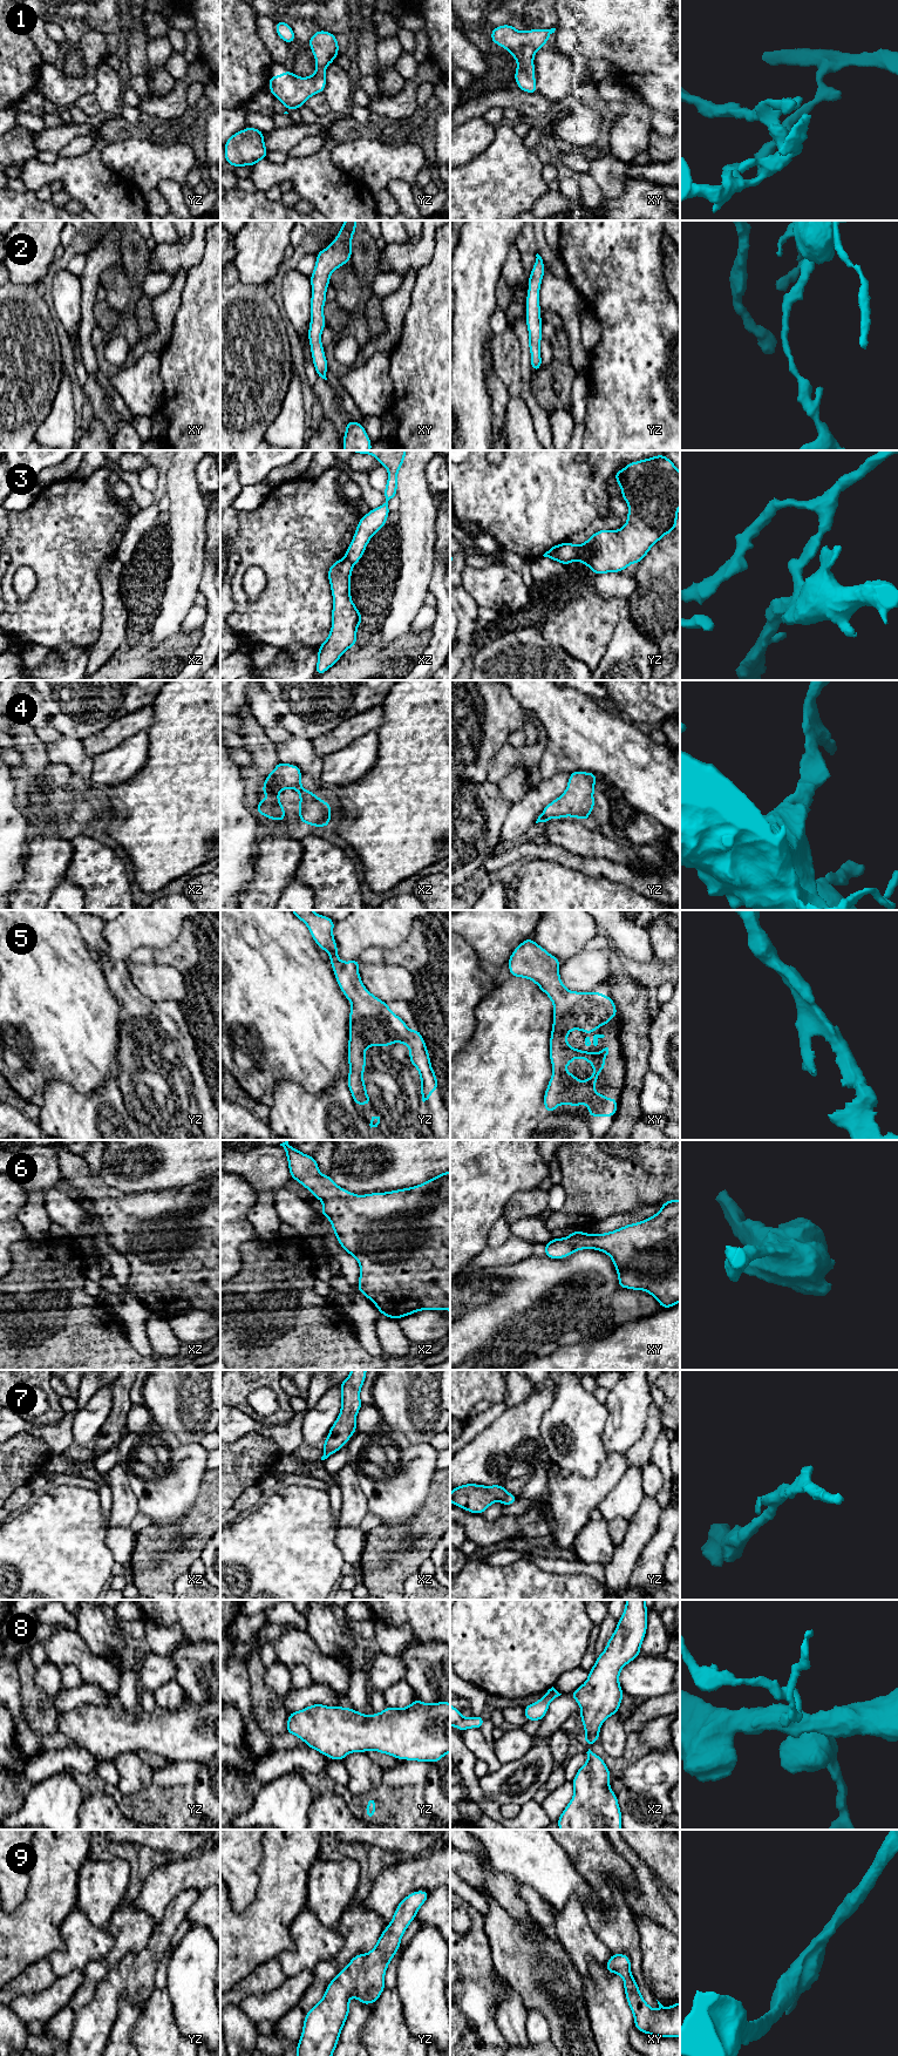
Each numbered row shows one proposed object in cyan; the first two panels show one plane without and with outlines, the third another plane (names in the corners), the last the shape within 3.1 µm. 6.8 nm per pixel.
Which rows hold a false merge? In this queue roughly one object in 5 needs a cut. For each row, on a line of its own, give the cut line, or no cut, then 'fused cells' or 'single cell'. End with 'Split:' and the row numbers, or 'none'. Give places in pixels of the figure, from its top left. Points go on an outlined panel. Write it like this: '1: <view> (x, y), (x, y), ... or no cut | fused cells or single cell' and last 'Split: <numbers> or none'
1: no cut | single cell
2: xy (322, 347), (322, 364), (319, 367) | fused cells
3: yz (563, 544), (555, 560) | fused cells
4: no cut | single cell
5: no cut | single cell
6: no cut | single cell
7: no cut | single cell
8: no cut | single cell
9: no cut | single cell
Split: 2, 3

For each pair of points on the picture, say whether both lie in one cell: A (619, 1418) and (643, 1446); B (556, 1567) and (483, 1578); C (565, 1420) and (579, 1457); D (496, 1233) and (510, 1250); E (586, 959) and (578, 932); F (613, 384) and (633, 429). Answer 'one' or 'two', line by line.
A: two
B: two
C: one
D: two
E: two
F: one

